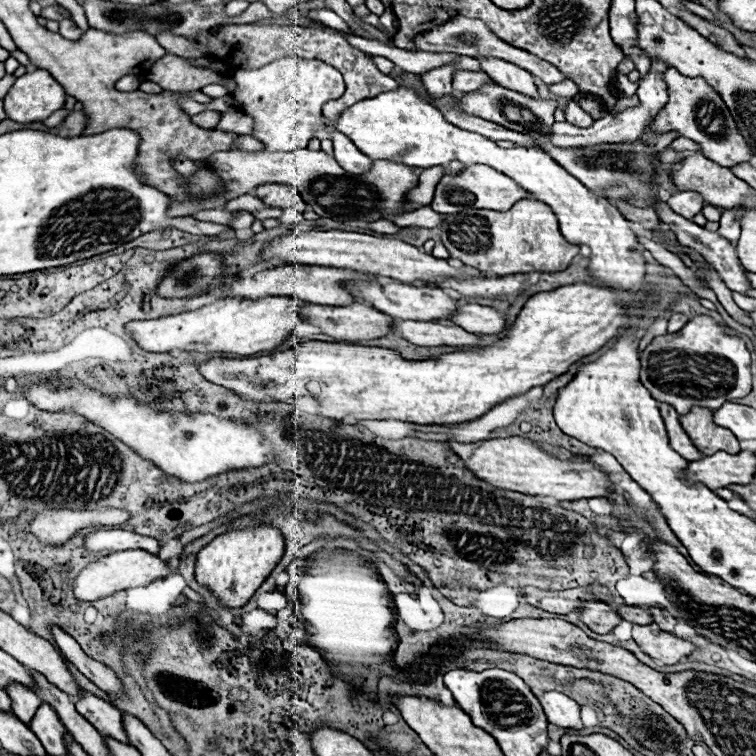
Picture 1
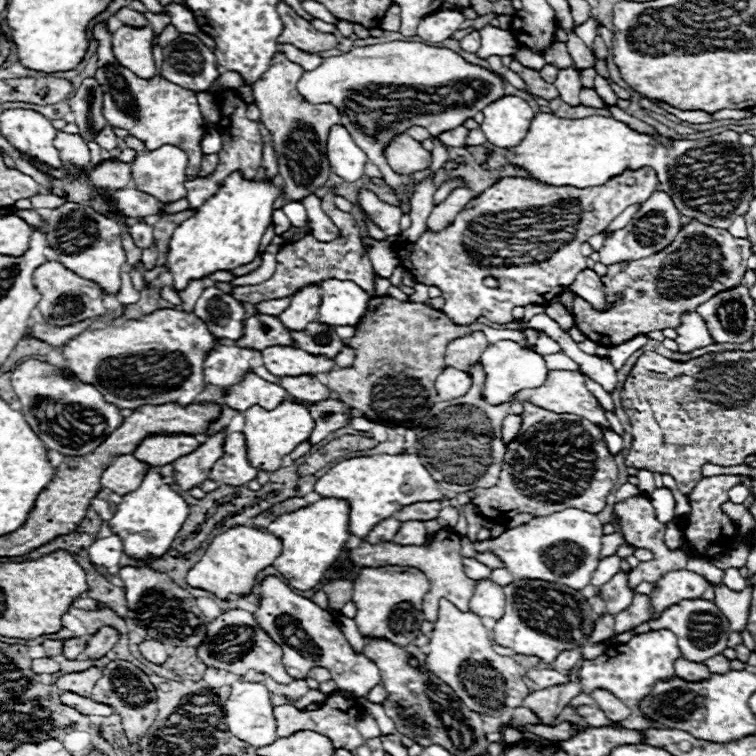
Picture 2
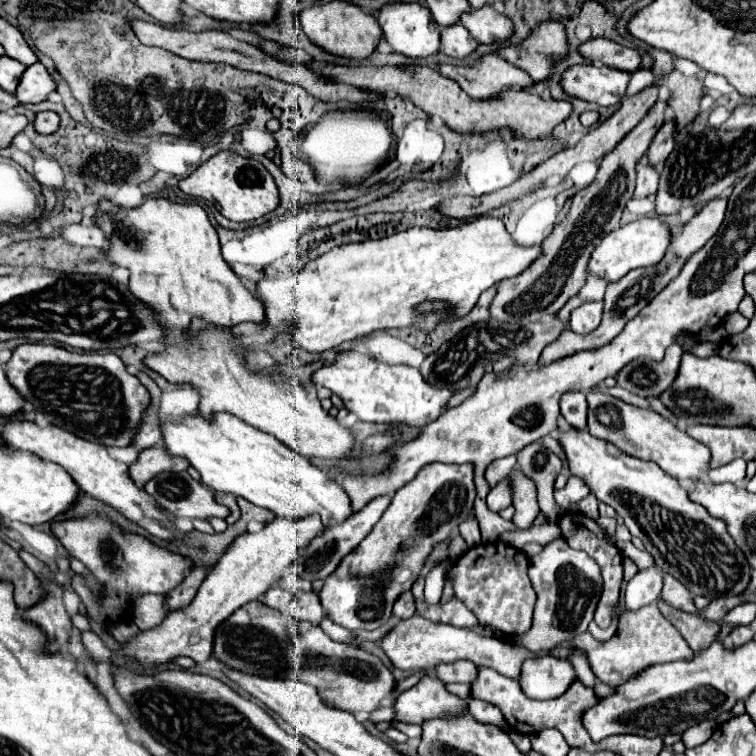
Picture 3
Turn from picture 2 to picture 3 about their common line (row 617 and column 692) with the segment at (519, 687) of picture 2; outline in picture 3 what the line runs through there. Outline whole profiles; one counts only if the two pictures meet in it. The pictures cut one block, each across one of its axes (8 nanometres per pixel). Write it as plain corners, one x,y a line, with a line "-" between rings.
588,392
586,400
588,400
588,430
592,436
604,438
616,444
622,452
628,452
636,458
656,462
666,474
678,480
702,478
704,472
708,472
710,450
698,440
690,438
686,432
672,426
658,412
626,404
620,398
612,398
610,394
602,392

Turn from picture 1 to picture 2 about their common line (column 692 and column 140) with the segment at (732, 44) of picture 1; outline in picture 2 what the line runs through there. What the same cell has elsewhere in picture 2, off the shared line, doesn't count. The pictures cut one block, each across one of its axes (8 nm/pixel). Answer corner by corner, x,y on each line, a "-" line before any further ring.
120,8
116,12
116,18
124,24
124,26
134,26
134,28
144,28
150,26
150,22
144,18
144,14
132,10
132,8

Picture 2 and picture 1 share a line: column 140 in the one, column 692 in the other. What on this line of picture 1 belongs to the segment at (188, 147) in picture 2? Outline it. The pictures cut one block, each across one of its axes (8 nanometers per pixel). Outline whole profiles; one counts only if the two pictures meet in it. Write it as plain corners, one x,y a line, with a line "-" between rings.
666,70
664,82
668,86
668,104
660,110
656,120
652,122
652,130
658,134
678,132
684,138
690,138
700,144
700,152
720,166
732,168
736,164
748,164
754,158
752,148
738,132
730,110
720,100
720,96
700,78
682,76
678,70

